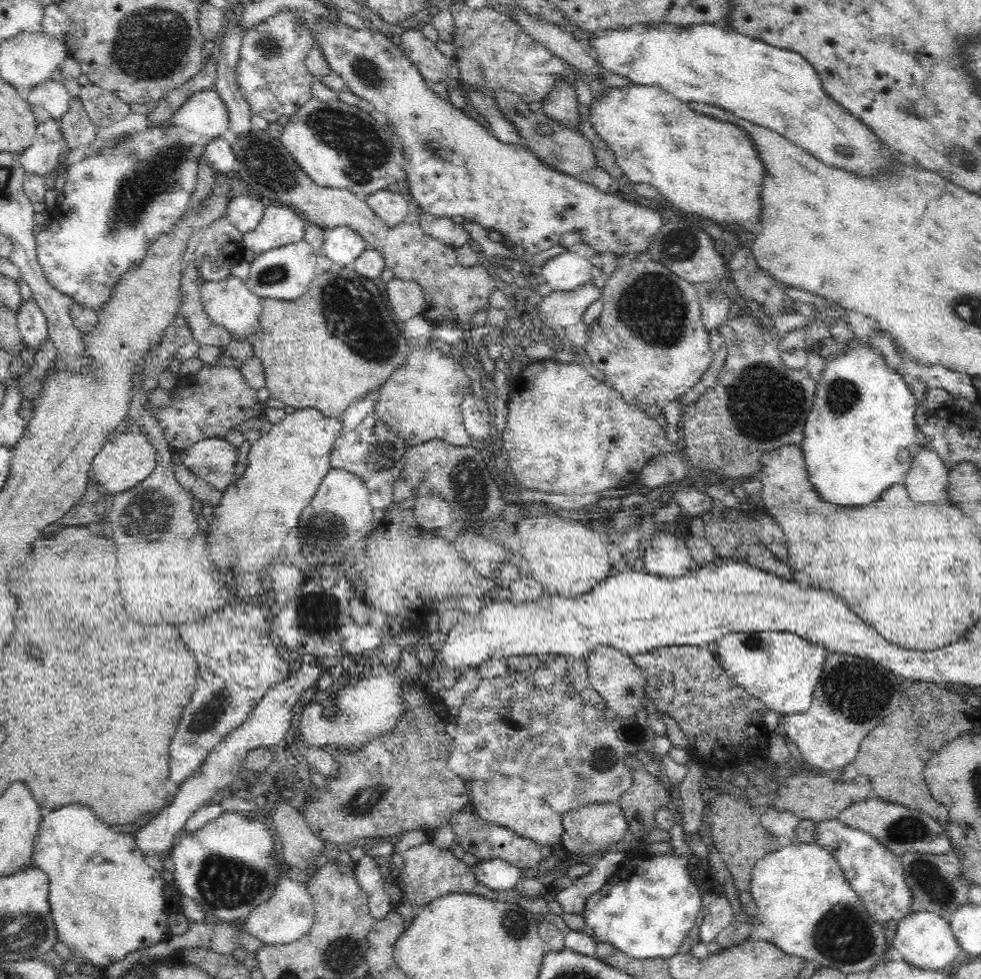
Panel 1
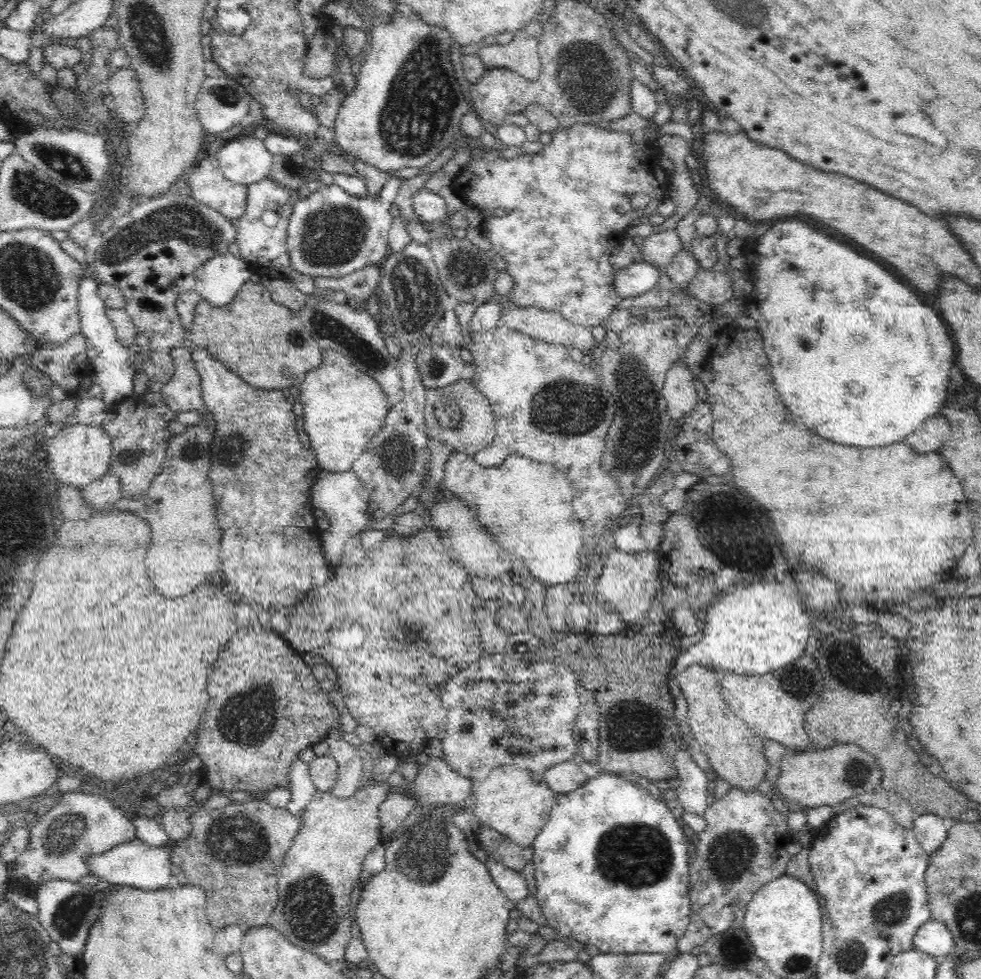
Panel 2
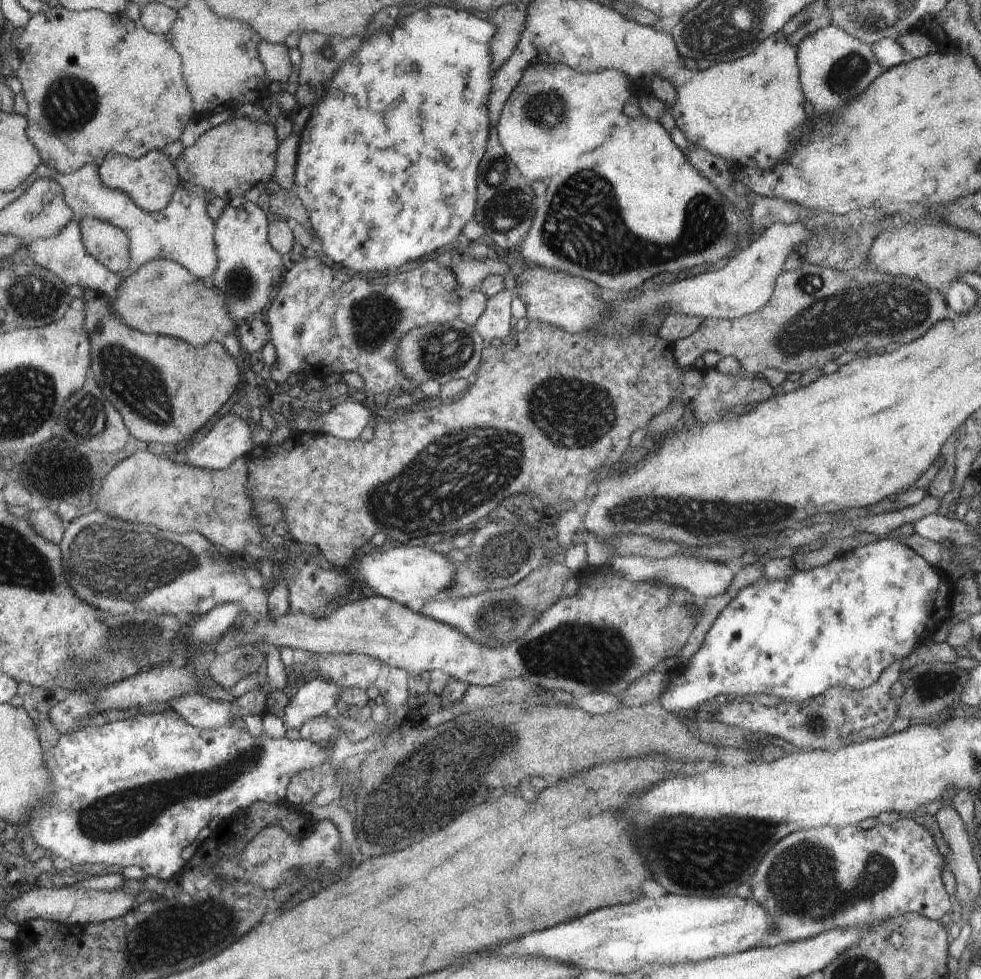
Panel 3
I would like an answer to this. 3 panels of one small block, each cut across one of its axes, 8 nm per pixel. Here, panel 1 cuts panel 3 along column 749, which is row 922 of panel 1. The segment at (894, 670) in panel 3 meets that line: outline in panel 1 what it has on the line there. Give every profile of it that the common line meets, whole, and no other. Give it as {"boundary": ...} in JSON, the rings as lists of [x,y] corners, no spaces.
{"boundary":[[[724,894],[716,895],[705,912],[702,925],[699,926],[699,938],[704,945],[713,941],[718,933],[734,921],[734,912]]]}

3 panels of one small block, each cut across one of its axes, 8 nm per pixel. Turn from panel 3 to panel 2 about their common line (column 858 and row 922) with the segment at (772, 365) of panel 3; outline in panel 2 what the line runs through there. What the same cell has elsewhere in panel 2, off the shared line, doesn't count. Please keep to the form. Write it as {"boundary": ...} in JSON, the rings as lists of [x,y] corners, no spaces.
{"boundary":[[[378,783],[359,788],[350,798],[338,798],[332,791],[317,790],[301,815],[300,830],[294,837],[292,846],[279,865],[278,906],[270,916],[270,926],[280,930],[296,946],[320,955],[326,962],[343,962],[352,940],[352,914],[350,914],[350,894],[354,880],[362,872],[362,862],[366,855],[381,839],[379,808],[388,794],[388,784]]]}

